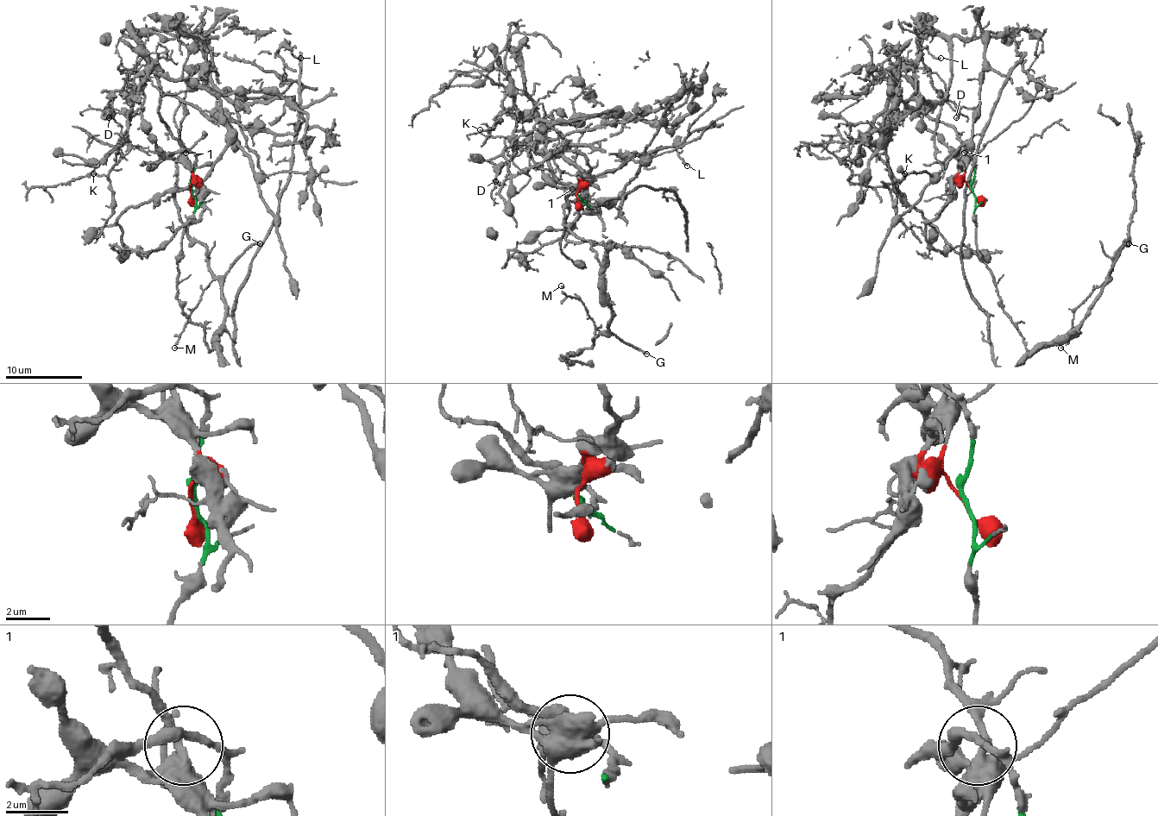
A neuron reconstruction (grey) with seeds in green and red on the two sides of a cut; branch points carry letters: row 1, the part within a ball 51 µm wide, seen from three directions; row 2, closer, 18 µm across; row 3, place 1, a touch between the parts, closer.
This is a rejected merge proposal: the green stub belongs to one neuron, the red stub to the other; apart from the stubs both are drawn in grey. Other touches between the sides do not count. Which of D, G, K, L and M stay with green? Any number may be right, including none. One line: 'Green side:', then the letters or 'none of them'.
Green side: G, M

